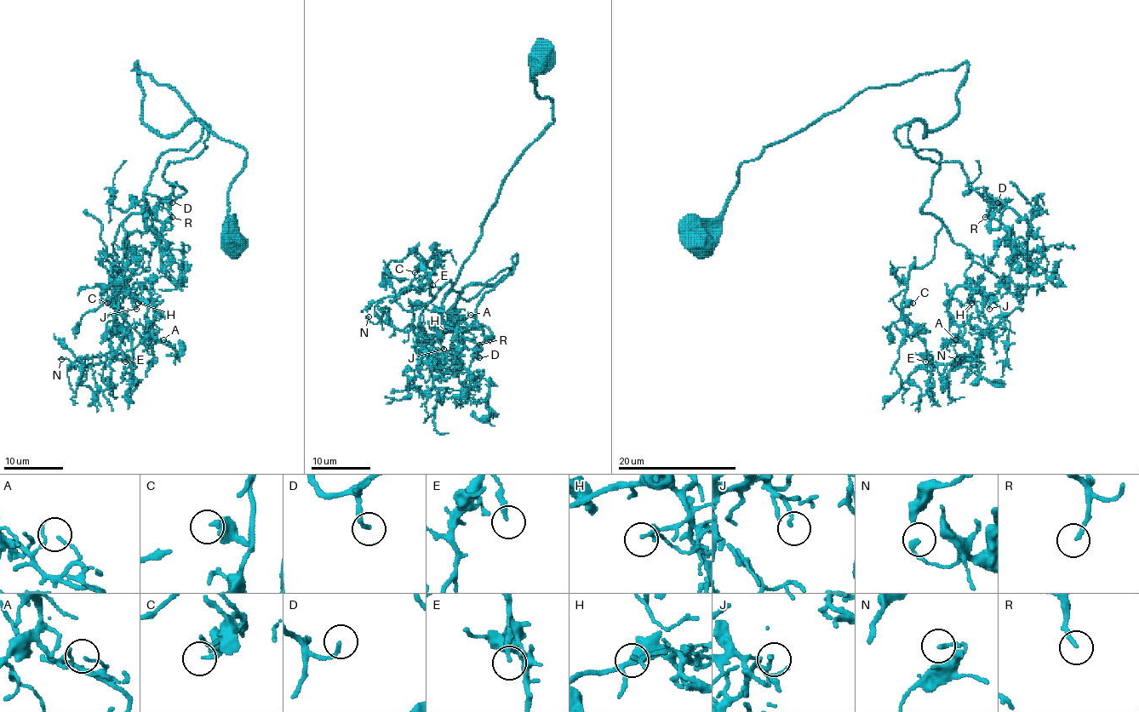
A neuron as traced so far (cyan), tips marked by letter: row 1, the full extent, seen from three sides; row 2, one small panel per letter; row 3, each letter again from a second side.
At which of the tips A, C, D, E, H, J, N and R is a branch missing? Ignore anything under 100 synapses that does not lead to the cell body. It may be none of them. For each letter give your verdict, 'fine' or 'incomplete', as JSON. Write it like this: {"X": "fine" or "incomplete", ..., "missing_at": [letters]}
{"A": "fine", "C": "fine", "D": "incomplete", "E": "fine", "H": "fine", "J": "fine", "N": "fine", "R": "incomplete", "missing_at": ["D", "R"]}

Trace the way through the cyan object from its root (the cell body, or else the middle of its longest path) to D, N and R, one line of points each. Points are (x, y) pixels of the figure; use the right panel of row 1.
D: (701, 241), (744, 162), (868, 88), (963, 63), (958, 112), (895, 139), (998, 202)
N: (701, 241), (744, 162), (965, 63), (958, 112), (907, 131), (941, 156), (923, 213), (983, 297), (957, 359)
R: (701, 241), (744, 162), (868, 88), (963, 63), (958, 112), (895, 139), (958, 162), (985, 217)

